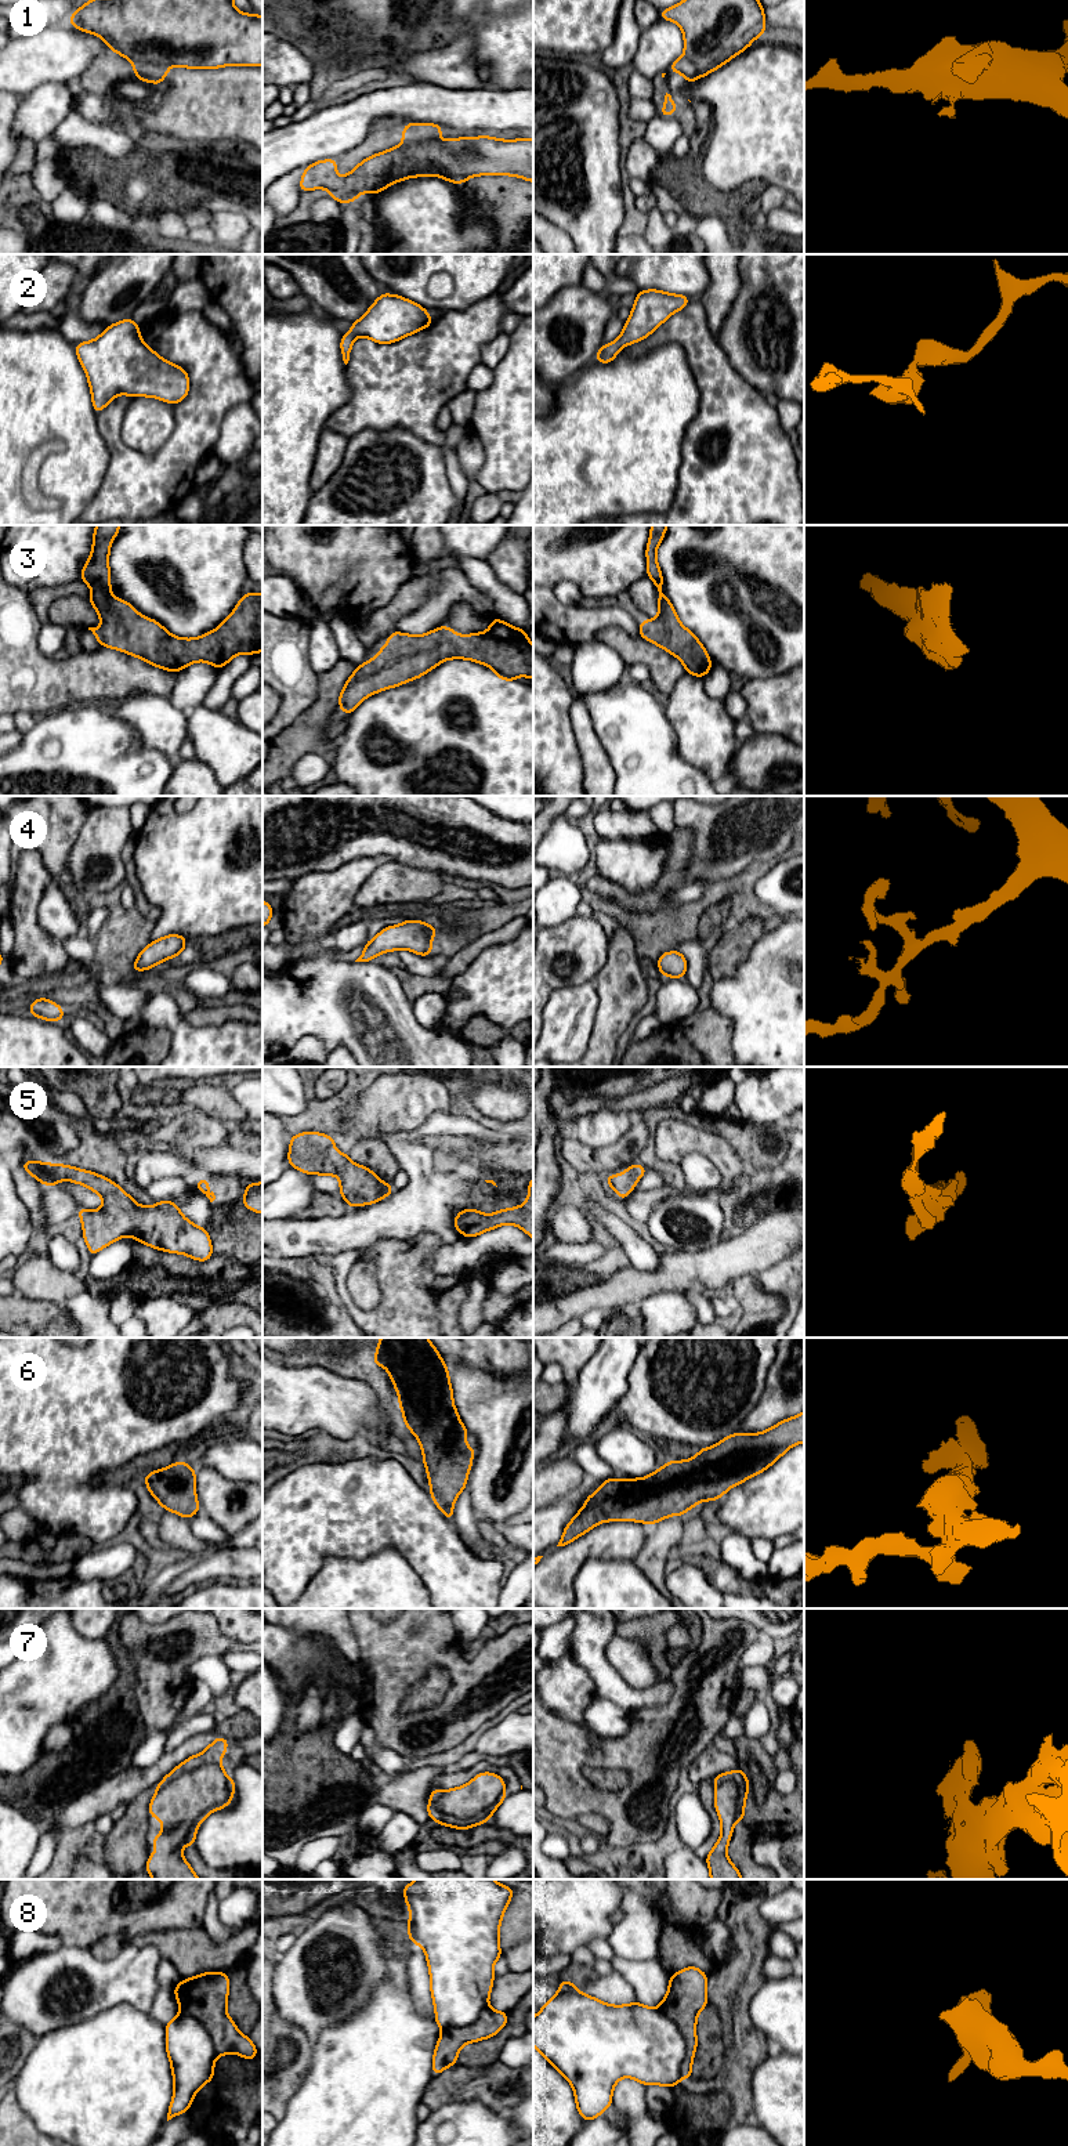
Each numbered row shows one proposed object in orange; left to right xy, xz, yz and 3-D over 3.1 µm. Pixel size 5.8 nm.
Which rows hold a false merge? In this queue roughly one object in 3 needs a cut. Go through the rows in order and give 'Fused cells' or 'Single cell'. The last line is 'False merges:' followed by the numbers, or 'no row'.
1: Fused cells
2: Single cell
3: Single cell
4: Single cell
5: Single cell
6: Single cell
7: Fused cells
8: Fused cells
False merges: 1, 7, 8

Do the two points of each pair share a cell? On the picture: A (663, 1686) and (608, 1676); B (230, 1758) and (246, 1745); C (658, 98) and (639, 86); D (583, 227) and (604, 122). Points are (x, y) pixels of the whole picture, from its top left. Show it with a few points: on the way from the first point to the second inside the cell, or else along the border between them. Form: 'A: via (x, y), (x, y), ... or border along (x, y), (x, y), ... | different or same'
A: via (650, 1696), (627, 1696), (622, 1690) | same
B: via (234, 1754), (242, 1748) | same
C: border along (651, 80), (654, 86), (652, 98) | different
D: via (593, 201), (593, 148) | same

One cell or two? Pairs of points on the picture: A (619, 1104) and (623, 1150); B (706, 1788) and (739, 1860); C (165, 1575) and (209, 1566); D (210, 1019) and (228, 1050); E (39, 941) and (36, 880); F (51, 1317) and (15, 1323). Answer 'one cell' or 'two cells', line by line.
A: two cells
B: one cell
C: two cells
D: two cells
E: one cell
F: one cell

